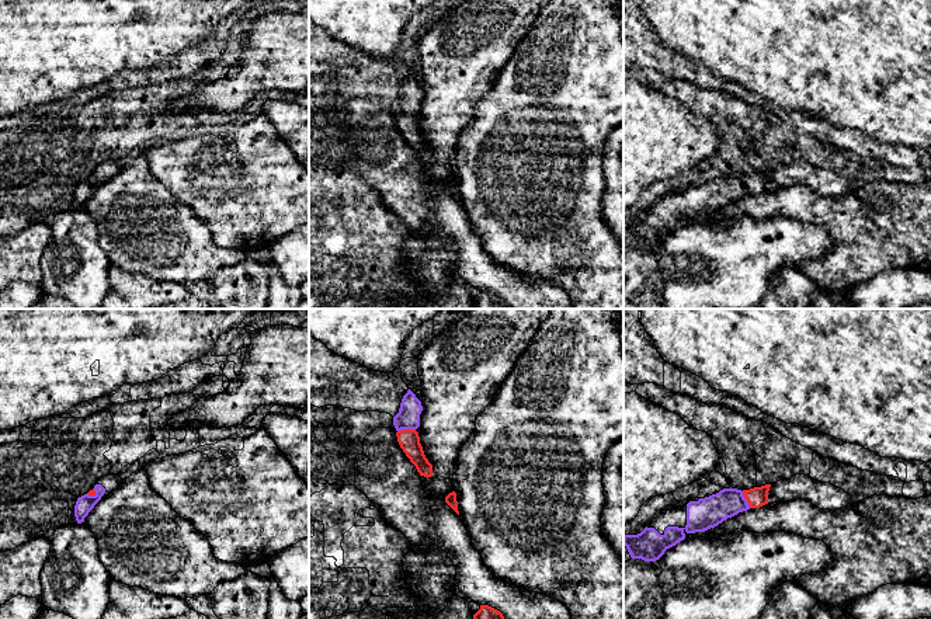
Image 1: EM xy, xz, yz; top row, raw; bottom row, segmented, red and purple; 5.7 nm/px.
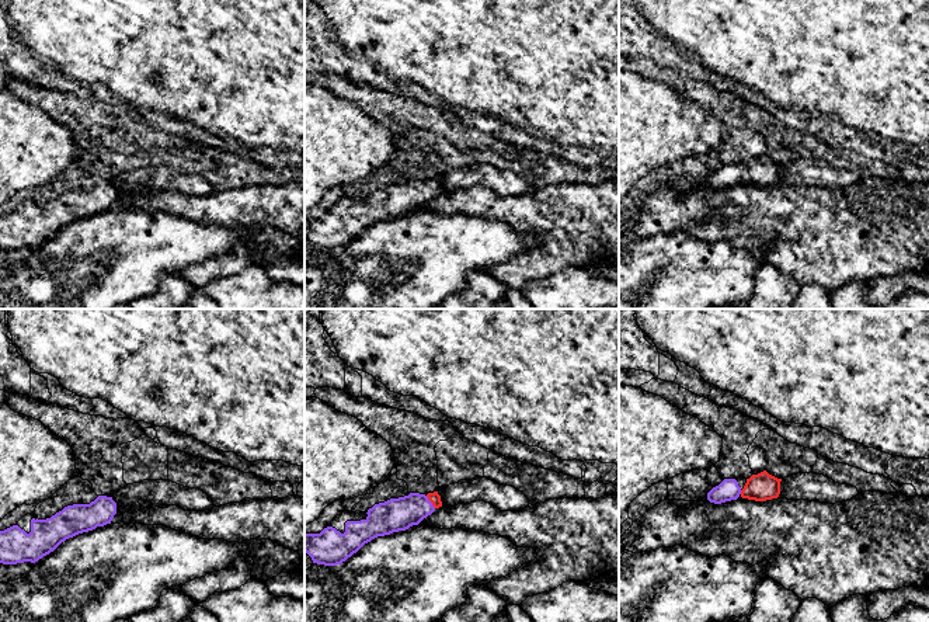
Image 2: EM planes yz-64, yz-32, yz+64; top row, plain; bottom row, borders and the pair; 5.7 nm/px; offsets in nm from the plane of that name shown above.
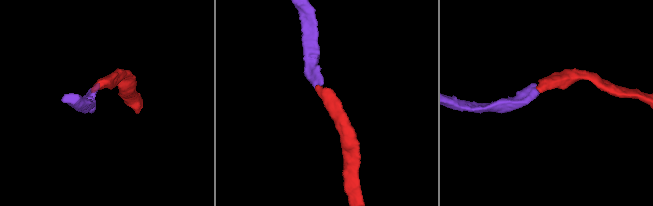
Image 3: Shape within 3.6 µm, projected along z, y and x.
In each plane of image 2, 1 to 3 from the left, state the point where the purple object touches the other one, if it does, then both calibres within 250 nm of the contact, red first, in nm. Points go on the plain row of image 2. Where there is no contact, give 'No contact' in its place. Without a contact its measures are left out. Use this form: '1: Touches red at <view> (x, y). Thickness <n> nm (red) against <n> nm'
1: No contact
2: Touches red at yz-32 (430, 186). Thickness 70 nm (red) against 190 nm
3: Touches red at yz+64 (741, 177). Thickness 160 nm (red) against 120 nm

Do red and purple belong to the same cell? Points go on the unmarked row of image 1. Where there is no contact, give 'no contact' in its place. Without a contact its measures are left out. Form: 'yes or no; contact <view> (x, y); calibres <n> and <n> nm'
yes; contact xz (406, 115); calibres 120 and 130 nm

